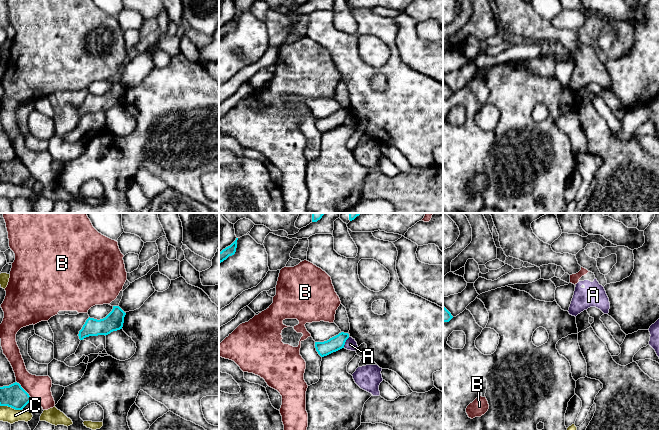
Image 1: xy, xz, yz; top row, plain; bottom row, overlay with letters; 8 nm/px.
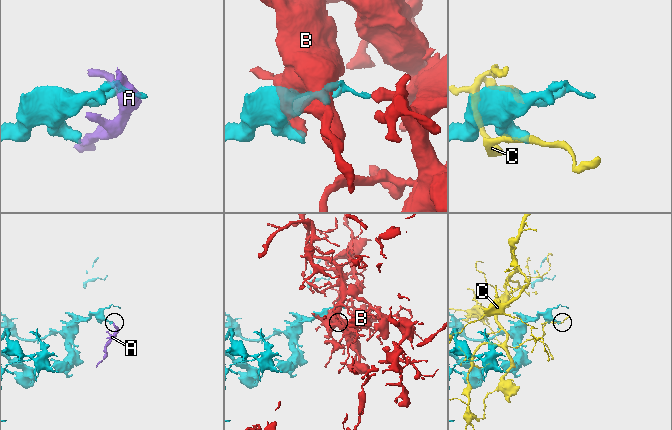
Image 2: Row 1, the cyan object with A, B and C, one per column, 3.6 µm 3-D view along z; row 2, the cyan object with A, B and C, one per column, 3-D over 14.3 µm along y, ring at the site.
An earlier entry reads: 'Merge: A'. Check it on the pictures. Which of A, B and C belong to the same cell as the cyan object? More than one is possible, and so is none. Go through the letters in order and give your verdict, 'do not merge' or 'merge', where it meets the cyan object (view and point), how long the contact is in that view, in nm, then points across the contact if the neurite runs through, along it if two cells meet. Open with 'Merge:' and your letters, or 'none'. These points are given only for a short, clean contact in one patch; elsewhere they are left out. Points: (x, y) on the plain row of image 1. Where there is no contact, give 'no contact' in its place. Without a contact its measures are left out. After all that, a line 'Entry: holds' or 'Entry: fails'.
Merge: none
A: do not merge | xz (345, 117) | 110 nm | along xz (349, 112), (343, 123)
B: do not merge | xy (24, 166) | 200 nm
C: do not merge | xy (11, 183) | 180 nm
Entry: fails

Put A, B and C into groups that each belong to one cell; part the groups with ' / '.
A B / C

